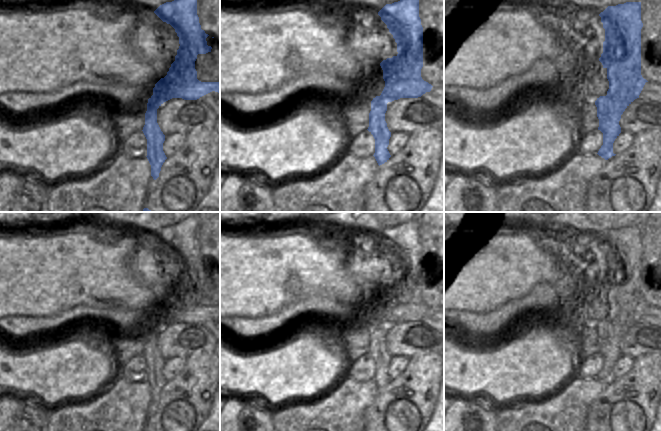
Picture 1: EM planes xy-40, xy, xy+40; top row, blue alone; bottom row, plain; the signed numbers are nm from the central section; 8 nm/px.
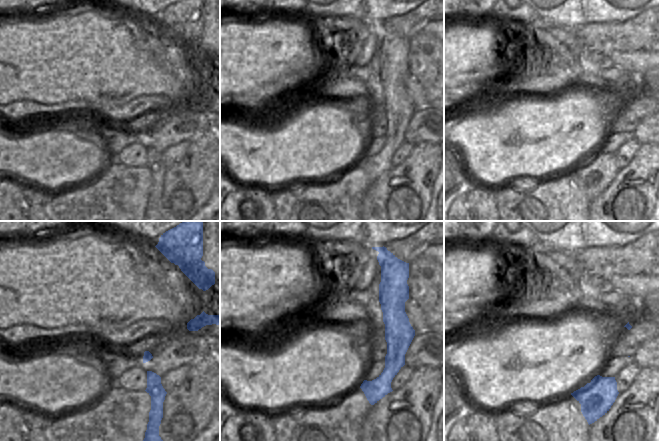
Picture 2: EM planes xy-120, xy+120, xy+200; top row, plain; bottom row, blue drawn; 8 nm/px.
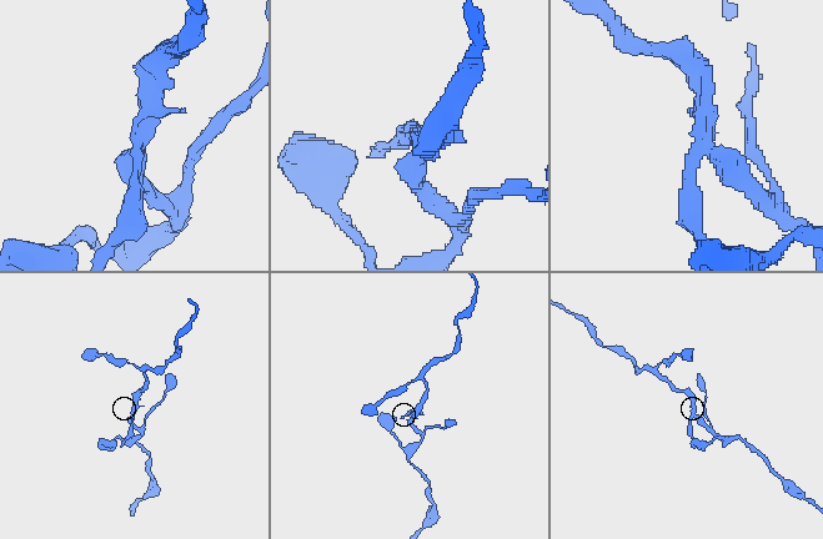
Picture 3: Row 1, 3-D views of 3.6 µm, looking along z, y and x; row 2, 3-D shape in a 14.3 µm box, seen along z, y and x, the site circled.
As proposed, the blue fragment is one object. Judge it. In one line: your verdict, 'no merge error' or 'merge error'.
merge error

